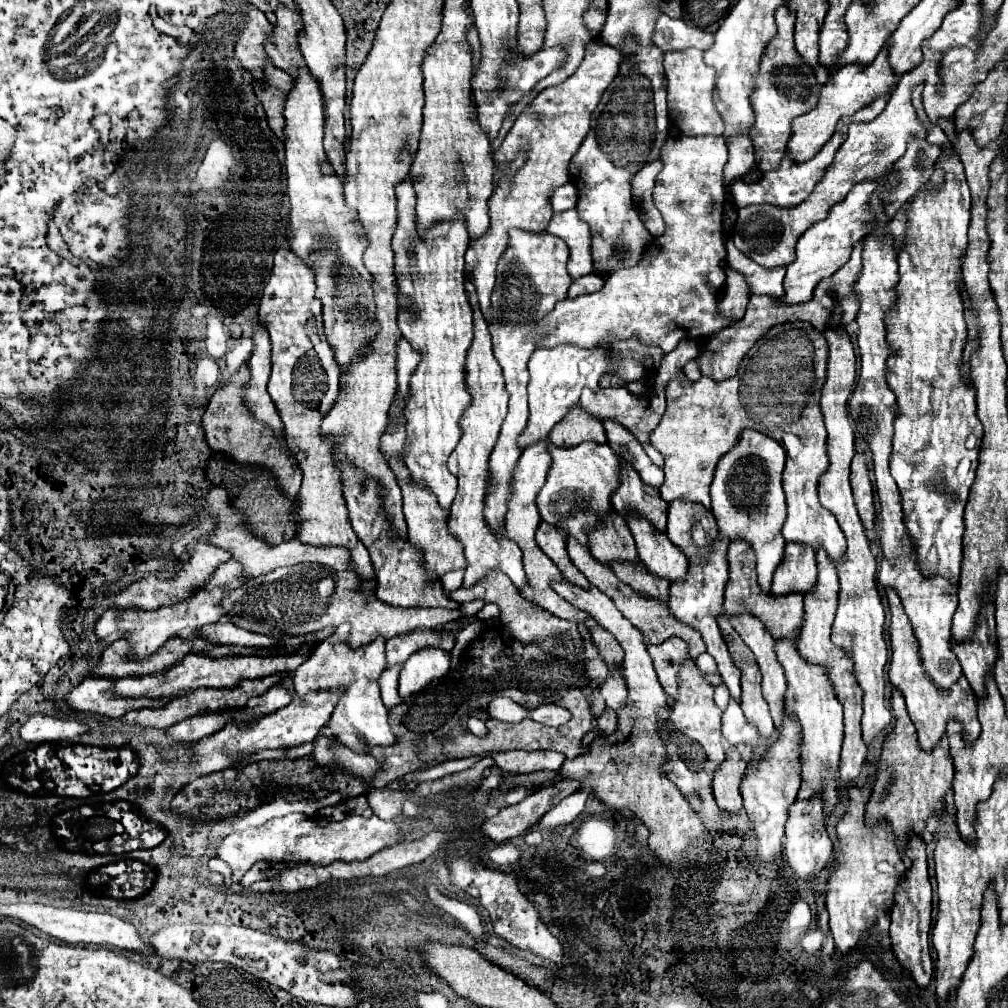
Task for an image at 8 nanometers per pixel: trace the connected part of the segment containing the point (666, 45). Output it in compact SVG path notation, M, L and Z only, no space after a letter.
M661 14L653 32L653 44L659 46L663 52L685 50L691 46L705 50L709 48L709 44L713 44L713 34L697 26L687 26L681 18L669 18Z

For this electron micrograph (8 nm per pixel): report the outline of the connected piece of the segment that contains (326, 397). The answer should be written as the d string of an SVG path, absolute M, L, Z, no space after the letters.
M287 242L275 254L275 266L261 298L259 318L263 328L269 332L273 348L269 394L285 424L287 446L303 470L297 508L301 526L297 536L313 546L349 548L355 572L371 578L373 566L369 552L349 522L349 510L341 492L341 474L333 458L333 436L325 436L321 432L321 420L337 402L339 368L333 360L333 350L325 340L321 302L315 298L315 276L287 248Z

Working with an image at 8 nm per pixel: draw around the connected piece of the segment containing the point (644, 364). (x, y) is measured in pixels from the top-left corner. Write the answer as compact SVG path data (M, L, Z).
M637 338L609 342L601 348L585 350L573 344L563 344L559 348L539 348L529 358L529 422L525 432L521 432L517 444L521 448L535 444L549 436L549 430L567 414L567 410L579 402L581 390L589 386L593 392L599 390L599 378L603 374L617 374L623 382L635 382L643 374L655 374L659 370L663 352L657 346L641 344Z

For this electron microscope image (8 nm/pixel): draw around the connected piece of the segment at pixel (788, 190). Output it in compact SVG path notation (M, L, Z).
M889 94L883 96L883 98L877 98L875 104L869 104L869 106L865 106L865 108L861 108L861 110L855 112L853 116L843 116L843 118L839 120L839 124L837 124L837 130L835 130L833 138L831 138L809 162L805 162L805 164L795 164L793 160L789 160L789 158L785 156L785 158L781 160L781 166L779 166L777 170L769 170L769 172L763 176L763 180L753 182L753 184L745 184L745 182L733 184L733 186L731 186L731 192L733 192L733 196L735 196L737 206L749 206L749 204L763 204L763 202L767 202L767 204L773 204L773 206L787 206L787 208L789 208L789 206L801 204L801 202L813 192L815 184L817 184L817 182L821 180L821 176L825 174L825 168L831 164L831 160L833 160L837 148L845 142L849 124L875 120L875 116L879 116L879 114L883 112L887 100L889 100Z

